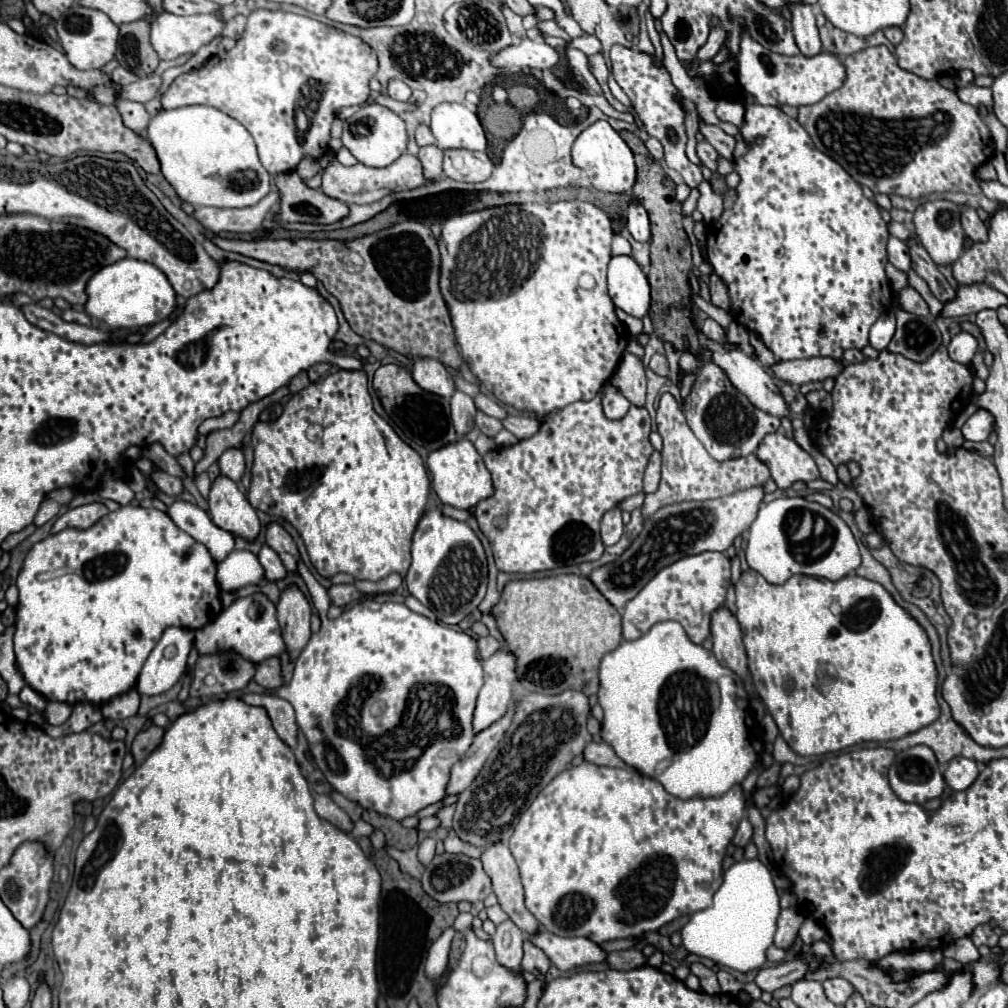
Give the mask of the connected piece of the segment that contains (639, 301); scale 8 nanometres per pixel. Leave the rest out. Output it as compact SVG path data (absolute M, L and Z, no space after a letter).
M613 255L611 257L609 267L607 267L607 285L609 285L609 297L613 299L613 303L619 309L623 309L625 313L639 317L639 319L643 315L647 315L647 311L649 311L649 281L633 257L629 257L629 255Z

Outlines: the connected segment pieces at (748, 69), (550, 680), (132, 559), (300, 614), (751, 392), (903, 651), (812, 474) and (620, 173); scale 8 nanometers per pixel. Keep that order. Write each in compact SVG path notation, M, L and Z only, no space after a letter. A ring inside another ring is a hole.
M737 19L737 23L741 25L741 43L739 43L739 53L737 53L737 81L741 89L755 95L757 103L761 105L783 105L785 103L793 107L813 105L843 85L845 65L841 63L837 53L825 51L813 57L807 57L803 53L795 57L777 55L765 49L763 45L759 45L755 39L751 39L749 31L743 27L745 25L743 19Z
M557 575L557 577L545 577L545 579L529 579L529 581L511 581L505 585L503 593L501 593L501 601L495 605L493 615L497 619L499 631L503 633L503 639L507 643L507 647L517 655L517 675L519 675L519 683L521 687L525 687L527 691L533 693L545 693L545 695L557 695L565 689L577 689L577 691L585 691L589 687L589 695L595 695L599 689L599 663L603 659L605 653L617 649L623 641L623 633L621 633L621 615L619 611L599 593L599 589L589 581L589 577L581 577L581 575Z
M123 505L117 511L107 513L105 517L101 517L95 525L91 525L89 529L63 529L55 535L49 535L41 541L37 541L31 551L27 553L23 567L17 575L17 589L19 589L19 603L17 603L17 617L15 617L15 635L13 635L13 643L15 643L15 665L19 669L19 673L23 675L25 683L37 691L41 697L45 697L47 701L59 701L59 703L91 703L91 705L105 705L109 703L113 697L127 693L129 689L133 689L139 671L145 663L145 659L149 657L151 649L157 645L157 641L161 639L163 631L167 627L185 627L191 631L197 631L201 627L205 627L207 623L211 623L223 609L221 605L221 593L215 581L215 569L217 563L215 559L209 555L207 547L197 543L191 535L187 535L185 531L181 531L173 519L157 509L145 509L145 507L135 507L135 505Z
M287 585L285 591L281 591L281 597L277 601L277 617L283 629L283 639L287 643L289 655L291 659L297 659L301 647L305 647L305 643L311 637L309 629L311 603L299 591L297 585Z
M707 341L705 347L713 353L713 363L717 363L717 365L727 373L729 381L731 381L755 407L759 407L761 411L765 411L765 413L769 413L769 415L775 415L775 417L779 417L779 419L791 417L791 411L789 411L789 407L787 407L787 403L785 403L781 391L779 391L779 385L777 385L775 377L773 377L767 369L763 369L753 357L749 357L747 353L743 353L743 351L739 351L739 349L727 351L721 343L713 343L713 341Z
M749 569L749 571L741 573L741 579L735 585L735 593L737 593L737 621L739 621L741 631L743 631L743 643L745 643L747 657L749 657L749 673L751 673L753 685L759 693L759 697L763 699L767 711L773 715L781 737L787 741L787 745L795 753L799 753L799 755L823 755L823 753L841 751L845 747L851 747L851 745L863 743L863 741L899 739L903 735L919 731L921 727L927 727L929 723L933 723L941 715L937 695L935 695L937 693L937 669L935 669L935 661L931 655L931 643L927 639L927 633L903 607L899 607L895 603L891 593L881 583L863 579L859 575L847 575L839 581L817 579L817 577L809 577L809 575L793 575L783 585L771 585L757 571ZM787 679L793 679L791 691L785 689Z
M781 431L769 433L761 441L757 457L771 469L771 477L779 489L789 489L795 481L809 483L819 479L819 469L813 457Z
M597 121L591 127L587 127L573 143L573 163L587 171L593 187L605 191L605 193L625 193L631 191L635 183L635 161L629 145L621 139L621 135L607 123Z

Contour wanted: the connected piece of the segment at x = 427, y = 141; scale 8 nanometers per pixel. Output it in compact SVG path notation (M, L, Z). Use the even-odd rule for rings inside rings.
M419 125L417 131L415 131L415 139L417 139L417 145L419 147L425 147L425 145L433 145L435 139L433 139L433 133L427 125Z

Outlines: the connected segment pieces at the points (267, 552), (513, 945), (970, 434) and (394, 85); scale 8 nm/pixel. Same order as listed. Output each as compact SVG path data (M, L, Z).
M263 545L263 547L261 547L261 551L259 551L259 561L261 561L263 569L265 569L265 579L277 581L277 579L283 579L283 577L285 577L287 569L283 567L279 555L277 555L269 545Z
M511 919L497 925L497 931L493 935L493 947L497 953L497 961L509 967L511 971L521 969L523 939L525 939L525 933Z
M977 409L961 427L963 437L969 441L987 441L989 433L995 431L995 417L987 409Z
M391 79L389 81L389 87L387 87L387 95L397 99L397 101L409 101L411 99L411 89L399 81L399 79Z

